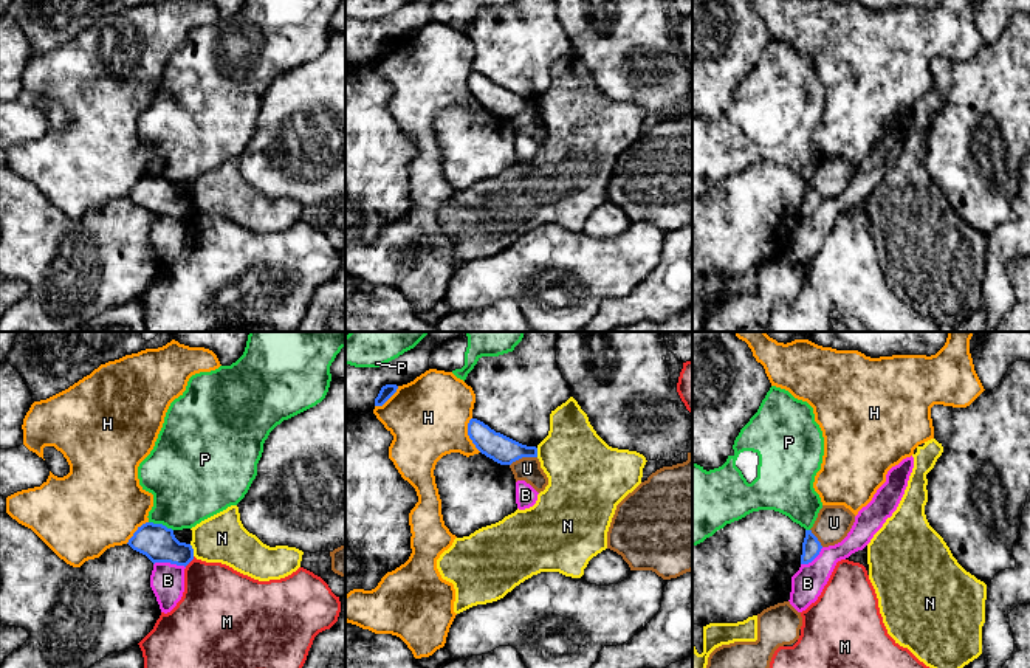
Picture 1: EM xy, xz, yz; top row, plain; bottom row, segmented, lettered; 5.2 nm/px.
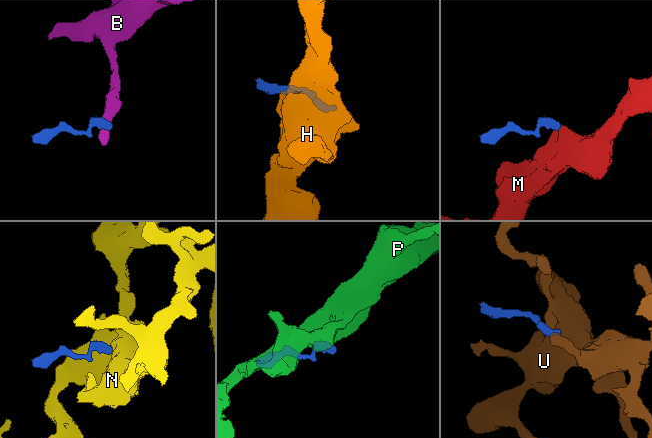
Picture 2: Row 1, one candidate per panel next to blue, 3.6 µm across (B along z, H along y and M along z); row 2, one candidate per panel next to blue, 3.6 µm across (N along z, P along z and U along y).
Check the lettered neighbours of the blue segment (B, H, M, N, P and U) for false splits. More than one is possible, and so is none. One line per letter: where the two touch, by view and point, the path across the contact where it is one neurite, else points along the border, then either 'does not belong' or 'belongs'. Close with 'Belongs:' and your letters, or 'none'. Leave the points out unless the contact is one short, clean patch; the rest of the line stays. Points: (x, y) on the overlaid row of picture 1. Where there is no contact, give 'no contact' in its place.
B: xy (169, 561) | along xy (154, 563), (175, 563), (185, 568) | does not belong
H: xz (468, 434) | does not belong
M: xy (189, 561) | along xy (194, 557), (185, 566) | does not belong
N: xy (192, 550) | along xy (189, 544), (194, 555) | does not belong
P: xy (161, 524) | does not belong
U: xz (522, 456) | along xz (536, 456), (522, 456), (510, 465) | does not belong
Belongs: none

